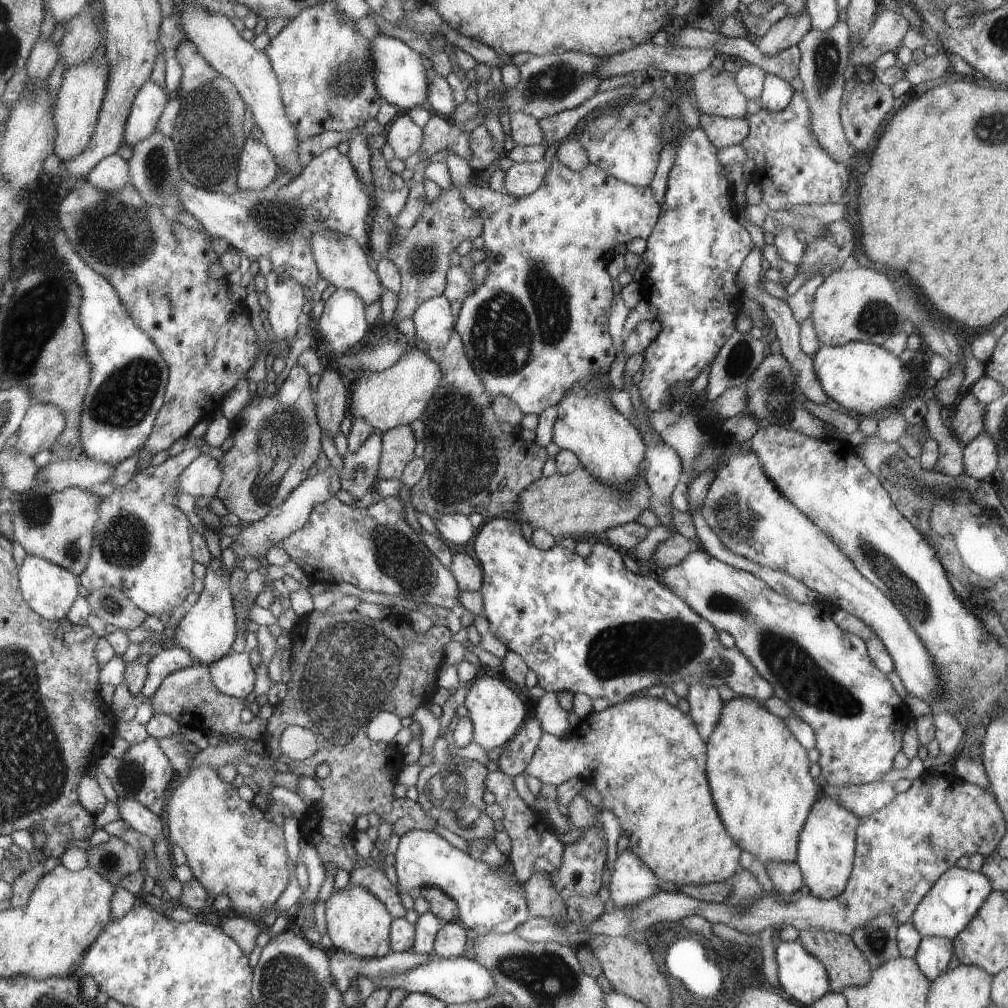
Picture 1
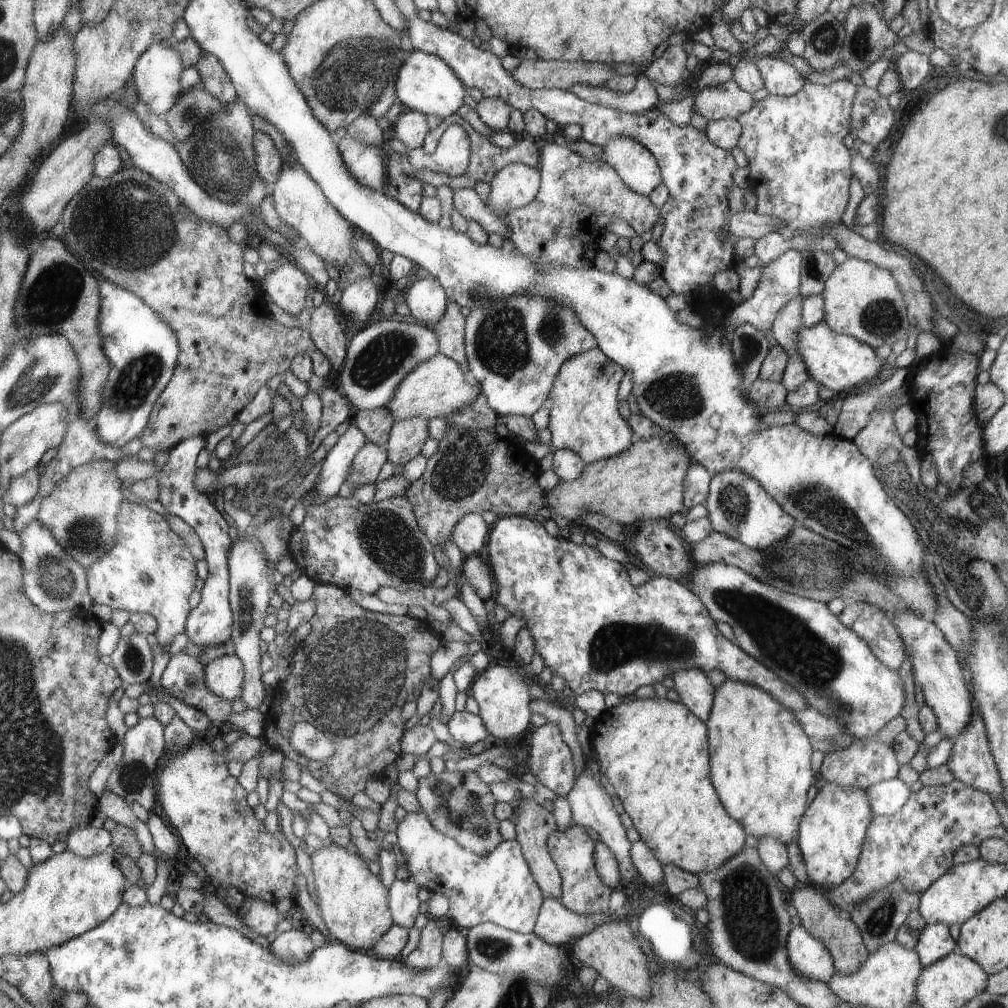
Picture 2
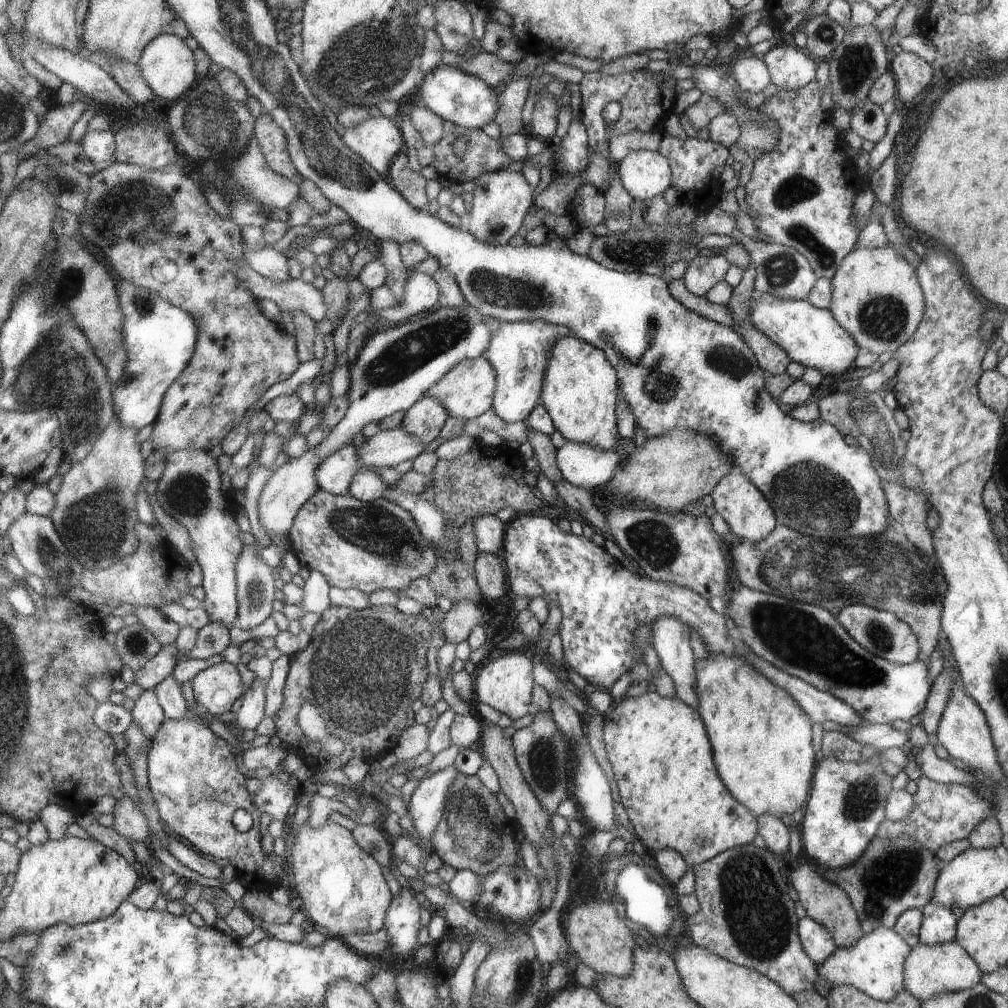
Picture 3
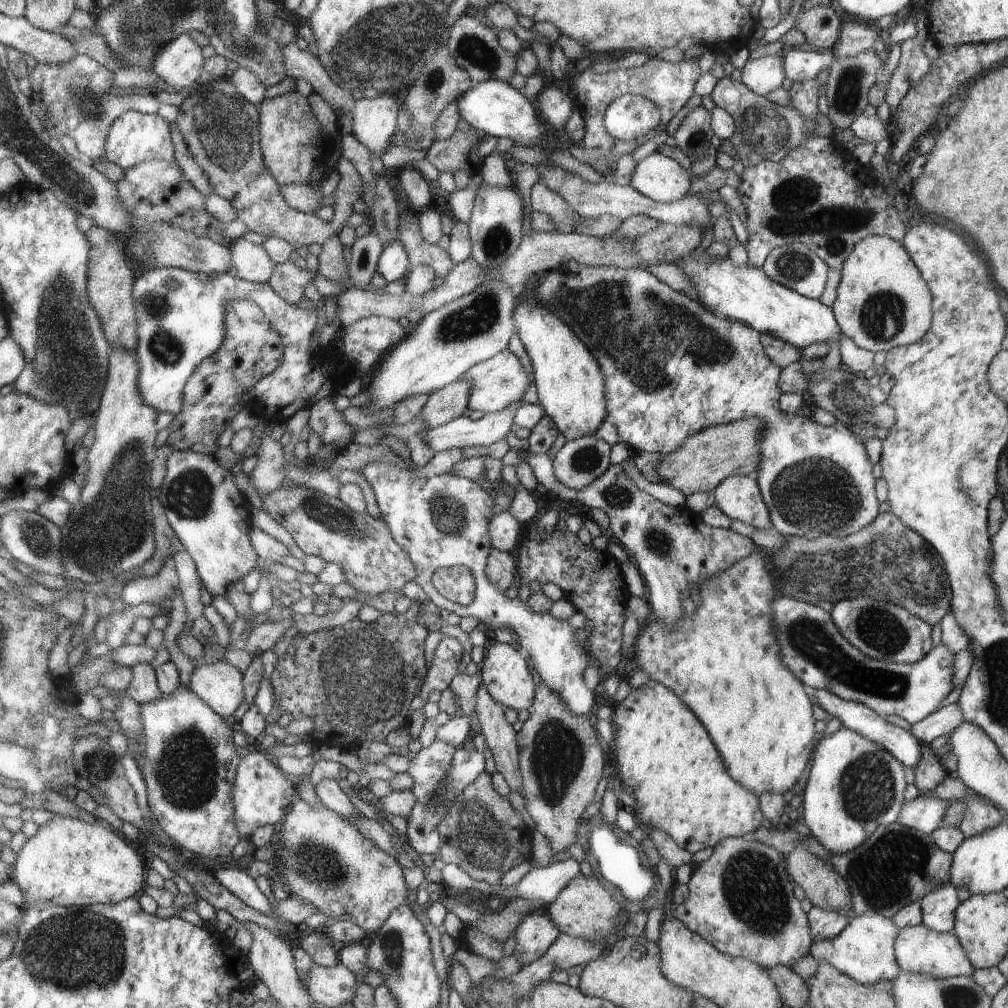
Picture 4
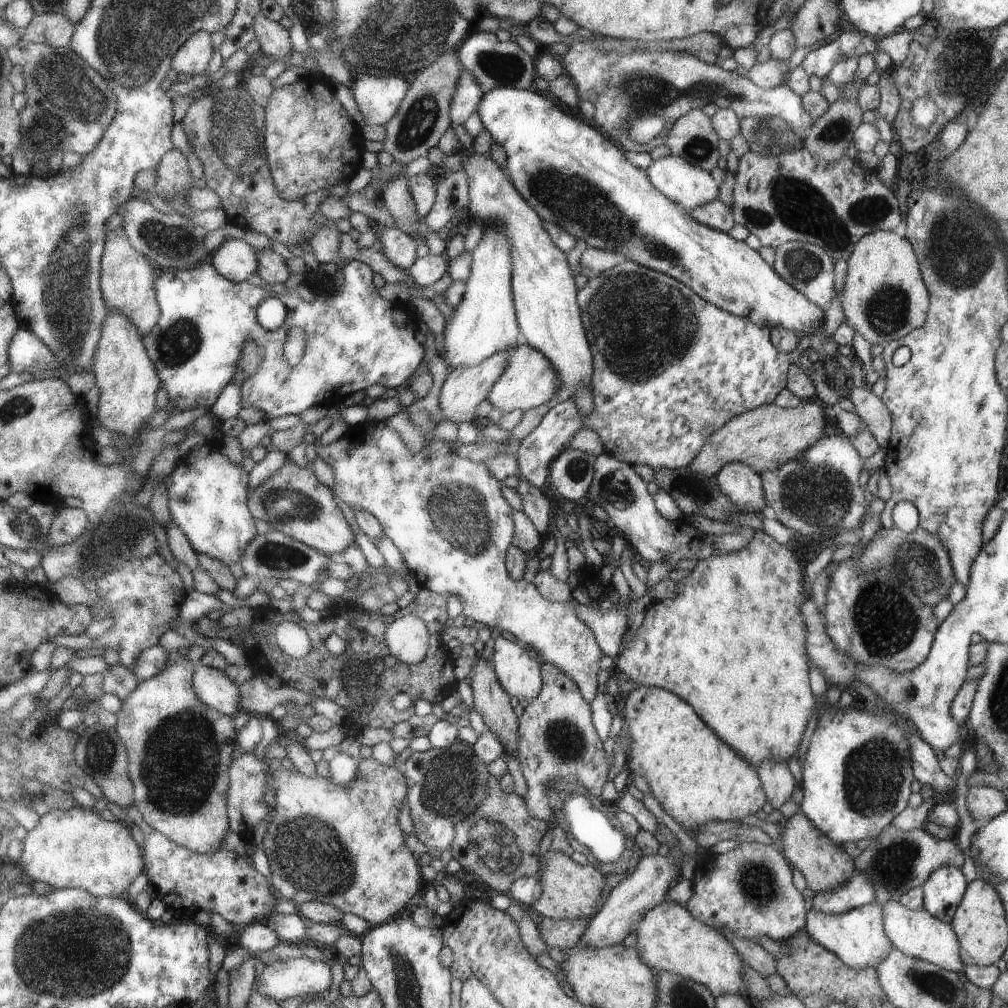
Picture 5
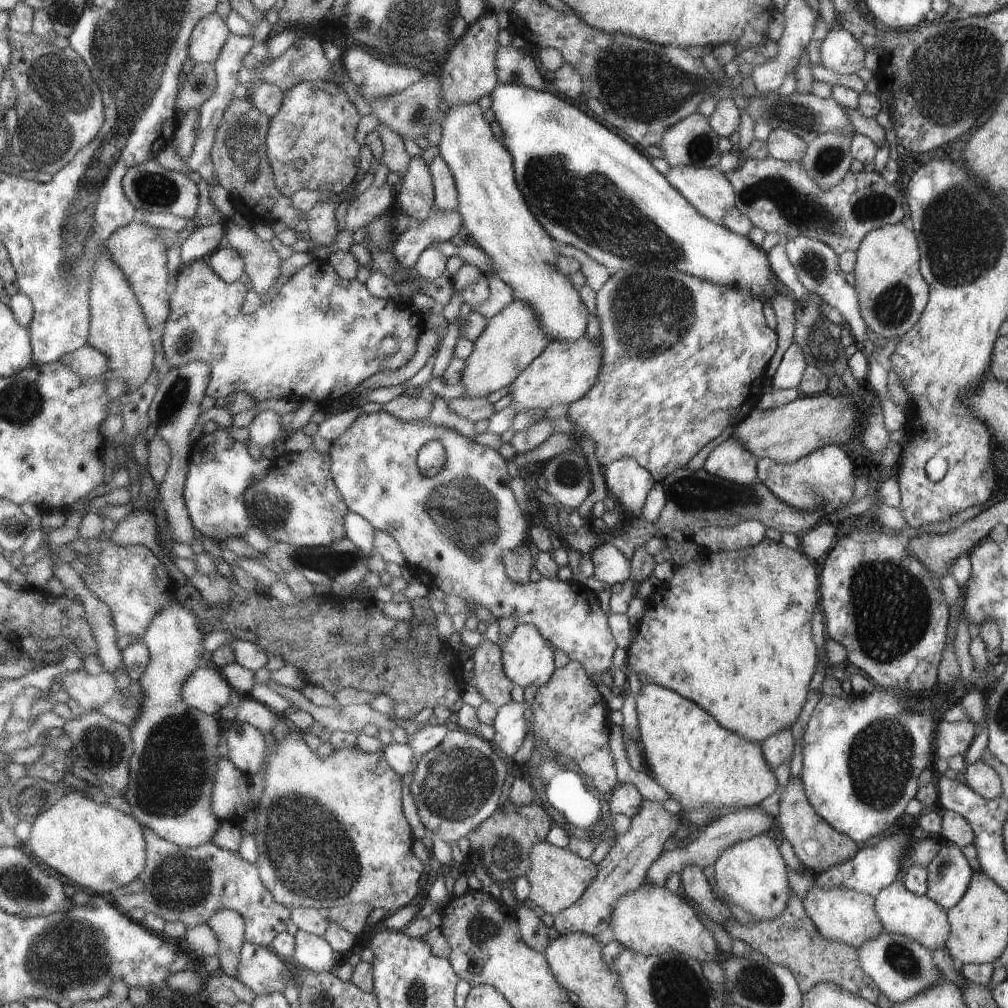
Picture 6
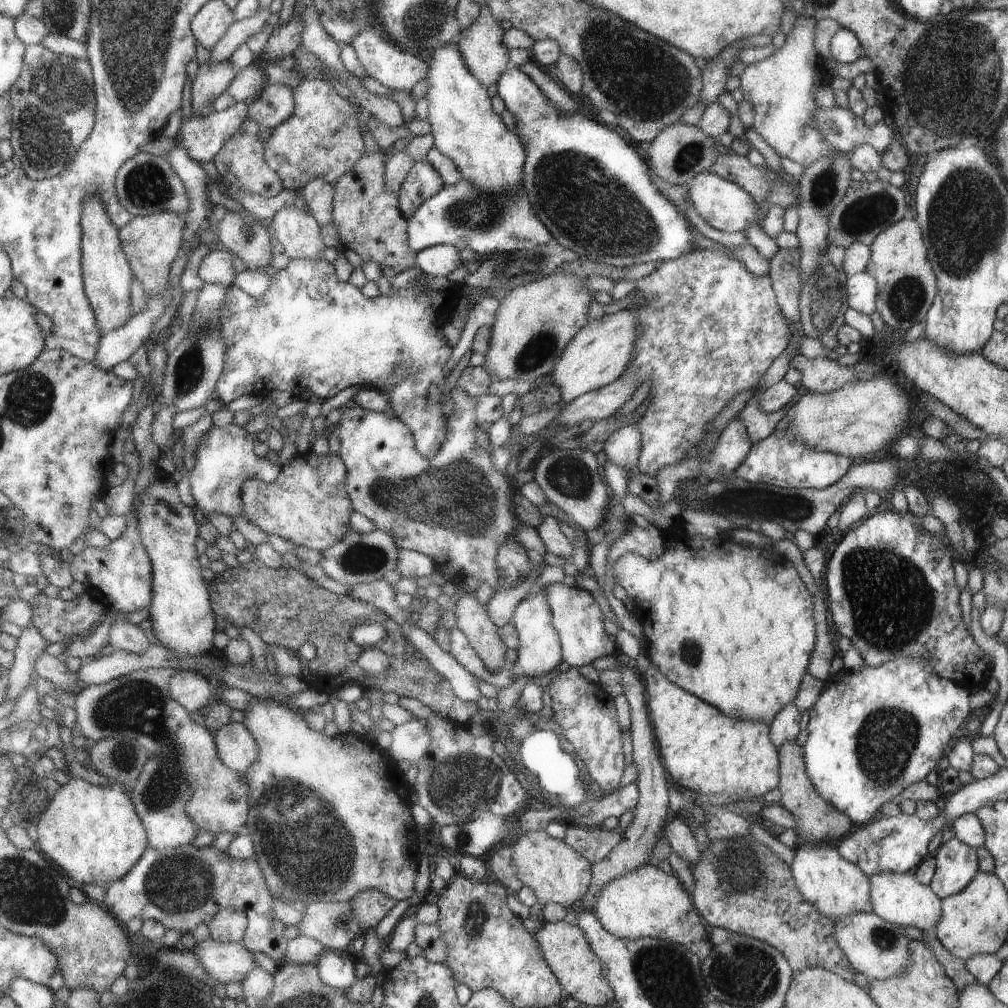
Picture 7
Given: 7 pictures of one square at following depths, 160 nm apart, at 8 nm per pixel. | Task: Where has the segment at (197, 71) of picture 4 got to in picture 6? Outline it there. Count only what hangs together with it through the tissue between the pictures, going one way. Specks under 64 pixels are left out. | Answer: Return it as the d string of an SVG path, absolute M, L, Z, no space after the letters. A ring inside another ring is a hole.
M208 14L194 26L193 40L189 44L190 60L196 64L216 63L230 34L226 20L219 14Z

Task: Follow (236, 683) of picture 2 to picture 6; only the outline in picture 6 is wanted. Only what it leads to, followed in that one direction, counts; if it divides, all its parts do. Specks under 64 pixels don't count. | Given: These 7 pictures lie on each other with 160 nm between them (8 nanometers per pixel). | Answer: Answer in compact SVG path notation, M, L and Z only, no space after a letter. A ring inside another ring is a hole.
M198 668L182 684L181 695L188 706L204 714L219 714L232 701L232 688L214 668Z

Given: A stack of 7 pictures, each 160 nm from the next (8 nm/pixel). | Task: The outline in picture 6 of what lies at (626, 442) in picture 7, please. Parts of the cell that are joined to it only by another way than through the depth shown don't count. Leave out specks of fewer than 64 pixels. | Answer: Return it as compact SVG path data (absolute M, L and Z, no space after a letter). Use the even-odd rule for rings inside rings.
M620 458L603 468L604 482L608 493L614 494L623 517L632 520L639 517L646 502L646 496L656 482L650 472L634 458Z

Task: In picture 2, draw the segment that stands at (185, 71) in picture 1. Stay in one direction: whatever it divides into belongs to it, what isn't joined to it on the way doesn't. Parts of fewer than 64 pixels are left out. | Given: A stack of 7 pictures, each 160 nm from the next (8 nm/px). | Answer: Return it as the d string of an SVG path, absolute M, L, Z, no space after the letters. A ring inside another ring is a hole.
M204 53L195 64L200 73L202 89L209 91L221 103L238 99L232 79L228 76L223 64L213 54Z

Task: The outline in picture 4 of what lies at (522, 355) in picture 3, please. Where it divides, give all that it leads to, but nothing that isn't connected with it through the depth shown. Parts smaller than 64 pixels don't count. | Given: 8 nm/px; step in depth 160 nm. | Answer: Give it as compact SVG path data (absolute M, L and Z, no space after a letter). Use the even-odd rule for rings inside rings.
M516 402L500 412L487 413L478 421L472 420L469 414L424 432L424 442L434 453L448 448L466 448L471 446L490 446L498 440L506 439L514 426L514 412L523 406Z

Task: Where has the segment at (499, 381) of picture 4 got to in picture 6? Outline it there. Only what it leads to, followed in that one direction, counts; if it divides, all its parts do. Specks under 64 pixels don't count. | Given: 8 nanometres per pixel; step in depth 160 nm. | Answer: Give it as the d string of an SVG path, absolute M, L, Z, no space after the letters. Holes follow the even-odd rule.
M584 334L578 340L570 342L554 341L544 352L530 362L530 366L512 384L510 393L512 404L518 411L548 410L552 406L569 405L578 402L590 392L594 382L598 380L598 372L602 370L602 340L591 339Z

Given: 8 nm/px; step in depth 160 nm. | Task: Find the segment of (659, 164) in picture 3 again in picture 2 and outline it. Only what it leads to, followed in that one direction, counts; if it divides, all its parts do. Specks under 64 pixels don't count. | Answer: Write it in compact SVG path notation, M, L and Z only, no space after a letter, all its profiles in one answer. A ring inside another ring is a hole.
M614 137L608 139L600 148L602 151L601 160L609 163L614 170L621 175L622 180L632 190L641 195L649 195L656 186L662 183L661 167L658 166L657 159L642 143L630 137Z

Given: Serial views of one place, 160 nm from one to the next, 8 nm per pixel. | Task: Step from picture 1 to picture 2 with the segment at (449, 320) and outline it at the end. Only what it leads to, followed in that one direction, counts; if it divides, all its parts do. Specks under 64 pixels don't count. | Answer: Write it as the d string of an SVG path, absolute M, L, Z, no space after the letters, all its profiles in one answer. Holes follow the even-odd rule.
M426 277L408 286L404 294L410 314L422 326L435 328L445 316L449 297L436 277Z

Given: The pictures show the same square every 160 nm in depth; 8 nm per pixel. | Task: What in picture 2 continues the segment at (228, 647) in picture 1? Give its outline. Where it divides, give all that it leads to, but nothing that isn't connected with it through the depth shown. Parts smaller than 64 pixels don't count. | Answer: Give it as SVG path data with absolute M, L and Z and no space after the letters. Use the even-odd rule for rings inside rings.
M196 435L181 441L168 451L166 464L159 476L159 500L170 512L189 524L200 537L205 550L208 574L201 590L201 600L194 612L189 614L185 624L185 635L192 643L203 648L218 647L230 640L233 634L233 612L230 612L229 578L230 540L228 540L228 522L222 514L208 502L208 497L193 483L197 473L196 458L205 448L206 436Z

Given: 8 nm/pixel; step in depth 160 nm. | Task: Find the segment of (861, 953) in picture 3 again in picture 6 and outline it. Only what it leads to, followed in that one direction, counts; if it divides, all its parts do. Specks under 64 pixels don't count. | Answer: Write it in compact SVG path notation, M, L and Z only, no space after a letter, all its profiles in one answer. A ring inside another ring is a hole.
M816 878L813 879L813 884L804 897L803 903L810 918L816 924L817 930L825 938L832 940L832 942L844 942L844 944L856 949L860 948L866 940L872 940L882 932L880 916L877 915L874 906L876 898L862 892L856 892L856 890L850 890L850 888L822 890L818 886Z

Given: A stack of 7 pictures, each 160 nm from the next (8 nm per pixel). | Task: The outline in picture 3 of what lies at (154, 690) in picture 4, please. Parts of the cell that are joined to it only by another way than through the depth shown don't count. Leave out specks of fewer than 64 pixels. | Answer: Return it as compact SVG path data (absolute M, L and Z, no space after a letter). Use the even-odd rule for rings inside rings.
M144 690L131 710L133 723L140 726L148 739L152 740L157 728L166 720L154 690Z

